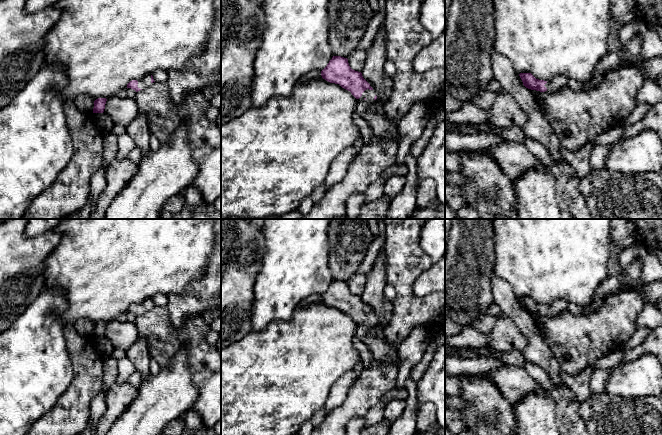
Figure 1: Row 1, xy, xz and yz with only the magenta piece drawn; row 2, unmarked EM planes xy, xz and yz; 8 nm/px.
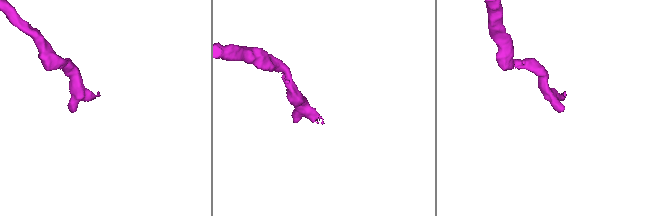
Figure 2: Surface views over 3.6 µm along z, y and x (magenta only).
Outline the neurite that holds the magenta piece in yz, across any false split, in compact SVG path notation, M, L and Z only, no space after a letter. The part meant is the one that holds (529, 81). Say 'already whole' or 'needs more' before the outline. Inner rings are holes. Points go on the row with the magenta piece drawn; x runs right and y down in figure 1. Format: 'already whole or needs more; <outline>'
needs more; M520 73L519 76L526 88L540 92L554 91L561 86L565 86L570 80L564 75L556 76L551 81L536 79L531 73Z

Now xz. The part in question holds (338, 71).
needs more; M333 56L321 71L321 76L326 81L339 84L350 91L358 100L356 111L371 127L373 136L379 139L394 139L397 142L400 140L401 135L396 123L387 119L383 113L369 110L370 103L376 100L377 96L362 73L349 66L347 58Z

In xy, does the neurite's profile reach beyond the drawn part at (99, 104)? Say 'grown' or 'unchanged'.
unchanged

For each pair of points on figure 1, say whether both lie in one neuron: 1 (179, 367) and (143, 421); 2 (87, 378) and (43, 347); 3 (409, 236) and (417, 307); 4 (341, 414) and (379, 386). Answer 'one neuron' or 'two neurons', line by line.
1: one neuron
2: two neurons
3: one neuron
4: one neuron

